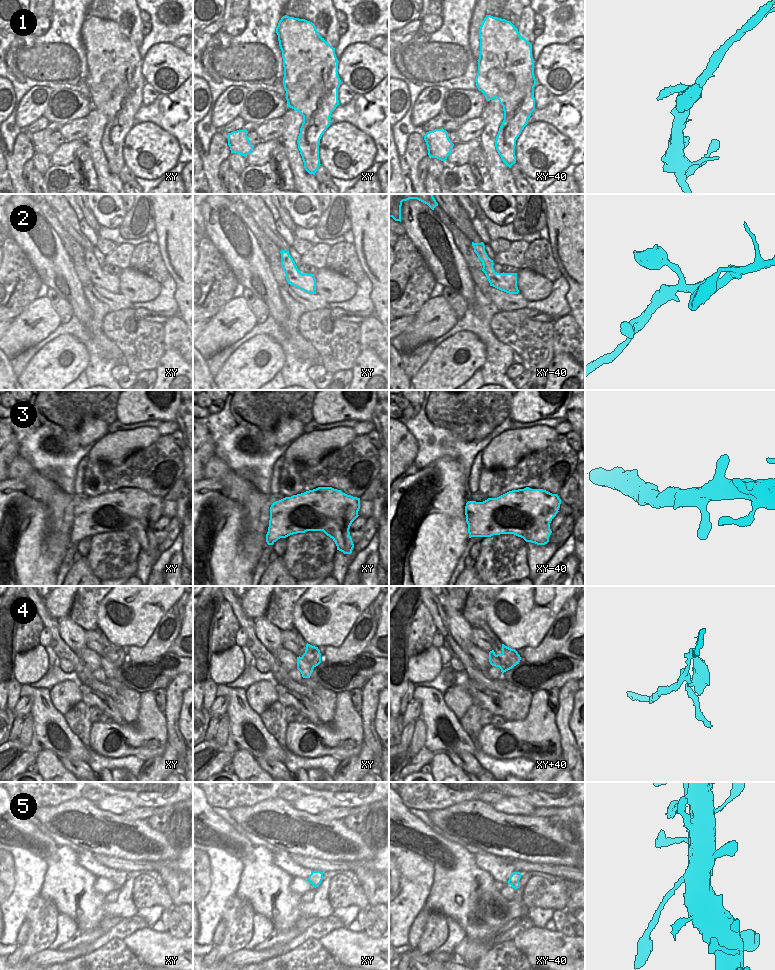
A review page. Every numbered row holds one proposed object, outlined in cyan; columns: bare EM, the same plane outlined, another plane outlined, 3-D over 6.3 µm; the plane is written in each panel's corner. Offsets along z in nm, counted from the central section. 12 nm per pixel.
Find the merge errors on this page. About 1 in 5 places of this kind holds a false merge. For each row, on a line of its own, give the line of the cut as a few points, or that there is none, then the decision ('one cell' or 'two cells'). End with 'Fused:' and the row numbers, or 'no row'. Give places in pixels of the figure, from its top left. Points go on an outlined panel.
1: no cut; one cell
2: no cut; one cell
3: no cut; one cell
4: cut in xy+40 along (496, 655), (501, 662), (501, 669); two cells
5: no cut; one cell
Fused: 4

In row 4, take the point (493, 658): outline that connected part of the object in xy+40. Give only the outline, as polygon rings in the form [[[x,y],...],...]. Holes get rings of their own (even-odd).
[[[494,650],[489,652],[489,662],[492,666],[499,667],[500,669],[502,669],[502,662],[495,654]]]

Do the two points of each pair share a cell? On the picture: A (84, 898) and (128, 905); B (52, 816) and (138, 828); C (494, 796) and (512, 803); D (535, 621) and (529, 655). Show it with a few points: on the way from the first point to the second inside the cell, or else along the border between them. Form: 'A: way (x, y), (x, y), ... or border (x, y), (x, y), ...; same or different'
A: way (95, 908), (117, 908); same
B: way (74, 820), (79, 820), (103, 833), (118, 833); same
C: border (504, 796), (491, 804); different
D: border (547, 631), (536, 646), (524, 648); different

